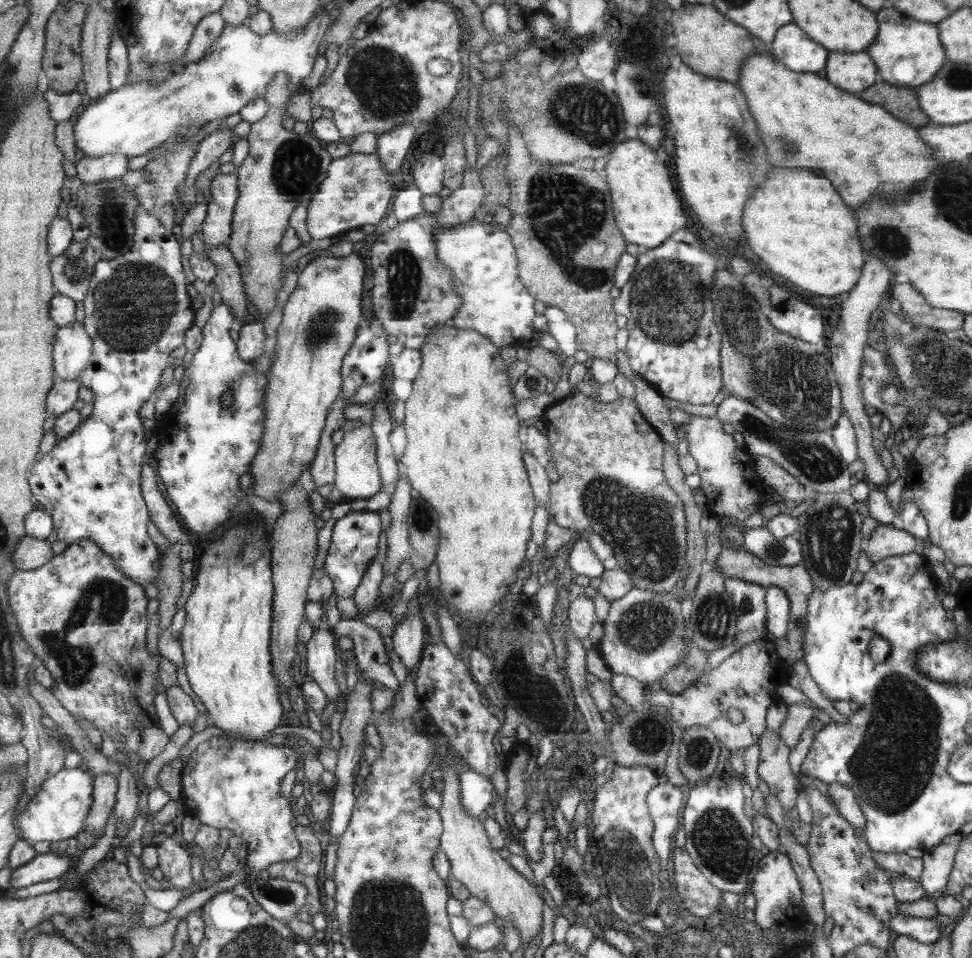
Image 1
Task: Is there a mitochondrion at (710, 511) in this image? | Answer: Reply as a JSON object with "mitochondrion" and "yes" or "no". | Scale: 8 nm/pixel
{"mitochondrion":"no"}

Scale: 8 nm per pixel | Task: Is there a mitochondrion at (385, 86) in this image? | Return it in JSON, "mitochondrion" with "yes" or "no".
{"mitochondrion":"yes"}

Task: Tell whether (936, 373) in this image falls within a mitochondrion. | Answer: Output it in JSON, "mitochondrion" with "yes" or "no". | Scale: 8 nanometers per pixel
{"mitochondrion":"yes"}

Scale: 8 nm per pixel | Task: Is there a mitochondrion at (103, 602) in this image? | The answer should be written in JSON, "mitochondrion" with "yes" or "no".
{"mitochondrion":"yes"}

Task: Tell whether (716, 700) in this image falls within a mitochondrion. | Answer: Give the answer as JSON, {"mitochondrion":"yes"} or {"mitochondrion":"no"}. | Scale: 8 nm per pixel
{"mitochondrion":"no"}

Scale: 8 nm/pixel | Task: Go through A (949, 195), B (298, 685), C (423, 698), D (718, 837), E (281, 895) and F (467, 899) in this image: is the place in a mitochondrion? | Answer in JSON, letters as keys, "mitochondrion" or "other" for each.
{"A":"mitochondrion","B":"other","C":"other","D":"mitochondrion","E":"mitochondrion","F":"other"}

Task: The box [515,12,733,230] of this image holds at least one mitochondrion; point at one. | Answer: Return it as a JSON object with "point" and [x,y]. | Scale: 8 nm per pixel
{"point":[578,110]}

